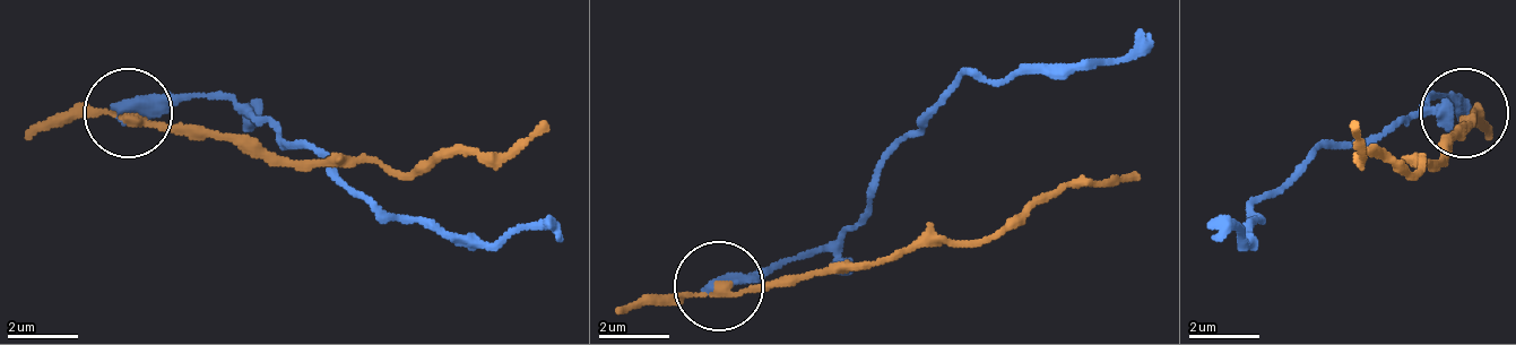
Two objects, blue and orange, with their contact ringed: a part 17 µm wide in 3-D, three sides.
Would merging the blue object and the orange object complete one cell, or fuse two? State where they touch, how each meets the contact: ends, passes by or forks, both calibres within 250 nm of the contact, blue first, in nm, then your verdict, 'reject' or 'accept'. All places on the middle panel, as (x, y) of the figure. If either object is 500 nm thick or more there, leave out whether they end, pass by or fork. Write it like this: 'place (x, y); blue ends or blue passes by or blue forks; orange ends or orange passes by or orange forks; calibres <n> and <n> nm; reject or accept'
place (718, 285); calibres 500 and 200 nm; reject

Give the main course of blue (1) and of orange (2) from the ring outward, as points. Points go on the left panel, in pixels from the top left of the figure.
1: (130, 111), (236, 93), (280, 137), (308, 146), (379, 208), (502, 243), (538, 226), (555, 243)
2: (130, 119), (317, 164), (405, 172), (476, 155), (511, 155), (547, 119)

